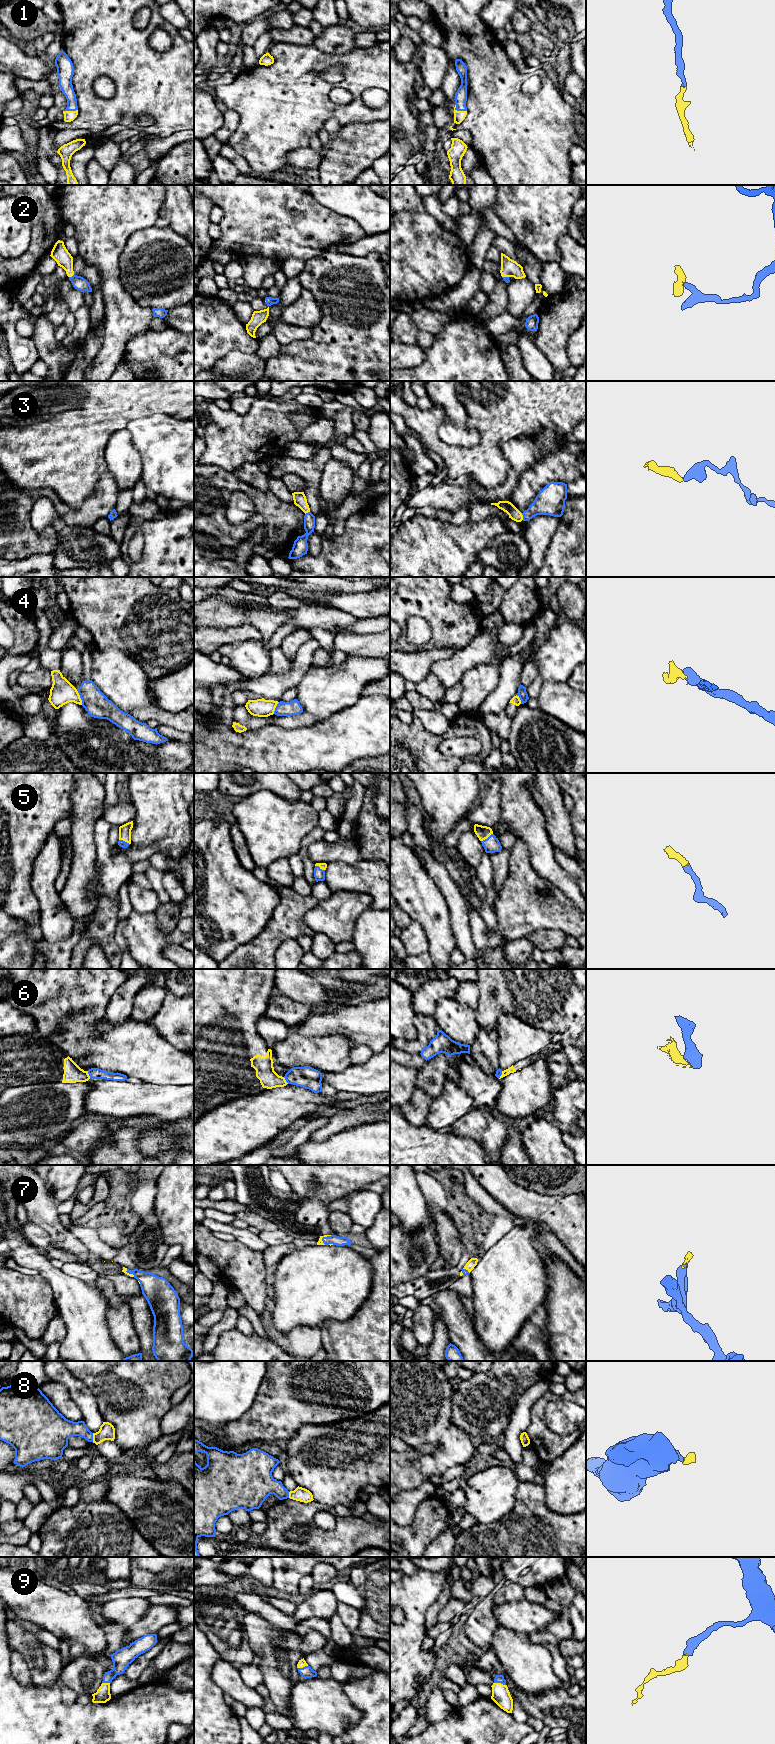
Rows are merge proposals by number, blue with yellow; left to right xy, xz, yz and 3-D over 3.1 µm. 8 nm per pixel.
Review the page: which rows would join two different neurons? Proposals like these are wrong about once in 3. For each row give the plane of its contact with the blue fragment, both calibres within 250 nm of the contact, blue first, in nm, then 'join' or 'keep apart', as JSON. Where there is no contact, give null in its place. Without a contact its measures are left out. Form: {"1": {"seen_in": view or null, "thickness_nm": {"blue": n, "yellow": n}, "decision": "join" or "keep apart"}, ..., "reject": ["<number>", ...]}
{"1": {"seen_in": "yz", "thickness_nm": {"blue": 100, "yellow": 90}, "decision": "join"}, "2": {"seen_in": "xy", "thickness_nm": {"blue": 110, "yellow": 140}, "decision": "join"}, "3": {"seen_in": "yz", "thickness_nm": {"blue": 220, "yellow": 90}, "decision": "join"}, "4": {"seen_in": "xy", "thickness_nm": {"blue": 200, "yellow": 190}, "decision": "keep apart"}, "5": {"seen_in": "yz", "thickness_nm": {"blue": 130, "yellow": 110}, "decision": "join"}, "6": {"seen_in": "xy", "thickness_nm": {"blue": 100, "yellow": 150}, "decision": "keep apart"}, "7": {"seen_in": "xz", "thickness_nm": {"blue": 80, "yellow": 50}, "decision": "join"}, "8": {"seen_in": "xy", "thickness_nm": {"blue": 180, "yellow": 130}, "decision": "join"}, "9": {"seen_in": "yz", "thickness_nm": {"blue": 60, "yellow": 150}, "decision": "join"}, "reject": ["4", "6"]}

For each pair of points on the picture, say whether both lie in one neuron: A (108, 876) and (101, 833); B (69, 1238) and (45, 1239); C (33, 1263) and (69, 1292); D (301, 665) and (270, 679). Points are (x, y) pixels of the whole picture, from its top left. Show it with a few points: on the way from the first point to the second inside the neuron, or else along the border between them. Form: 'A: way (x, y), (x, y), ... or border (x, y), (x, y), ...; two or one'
A: way (108, 865), (103, 855), (102, 844); one
B: border (34, 1223), (47, 1233), (56, 1246), (71, 1252); two
C: way (42, 1266), (60, 1283); one
D: way (294, 673), (288, 679), (278, 679); one

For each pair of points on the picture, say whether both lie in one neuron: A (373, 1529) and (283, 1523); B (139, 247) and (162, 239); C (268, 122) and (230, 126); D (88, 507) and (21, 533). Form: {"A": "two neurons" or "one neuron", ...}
{"A": "one neuron", "B": "one neuron", "C": "two neurons", "D": "one neuron"}

